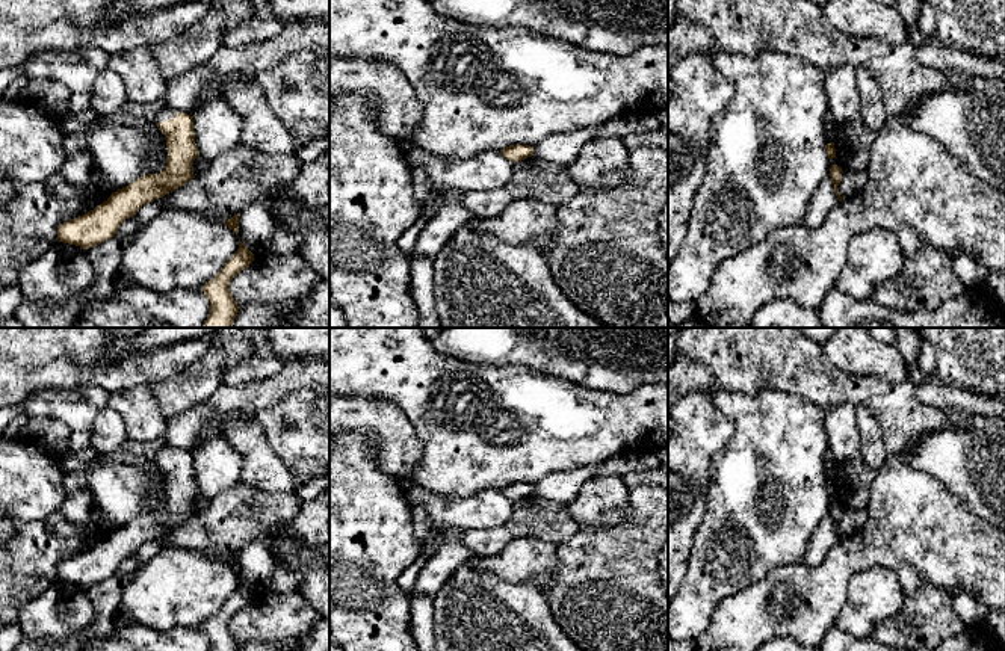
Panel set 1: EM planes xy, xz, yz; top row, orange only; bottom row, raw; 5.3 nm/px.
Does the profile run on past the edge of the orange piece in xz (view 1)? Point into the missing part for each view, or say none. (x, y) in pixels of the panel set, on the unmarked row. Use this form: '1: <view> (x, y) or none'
1: none

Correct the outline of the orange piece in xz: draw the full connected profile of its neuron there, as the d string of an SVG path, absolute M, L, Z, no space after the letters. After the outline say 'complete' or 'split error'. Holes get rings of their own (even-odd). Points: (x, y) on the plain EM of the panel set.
M509 483L503 486L502 494L506 495L511 500L521 500L530 494L533 494L533 485L530 483Z | complete

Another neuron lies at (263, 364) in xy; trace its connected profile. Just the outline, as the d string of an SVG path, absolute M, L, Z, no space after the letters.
M266 349L225 369L224 384L242 385L257 379L267 379L280 373L283 367L284 359Z

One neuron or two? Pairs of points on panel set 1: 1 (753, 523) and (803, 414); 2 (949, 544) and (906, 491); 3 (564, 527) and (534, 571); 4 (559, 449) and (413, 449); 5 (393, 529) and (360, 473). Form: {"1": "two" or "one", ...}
{"1": "one", "2": "one", "3": "two", "4": "two", "5": "one"}

